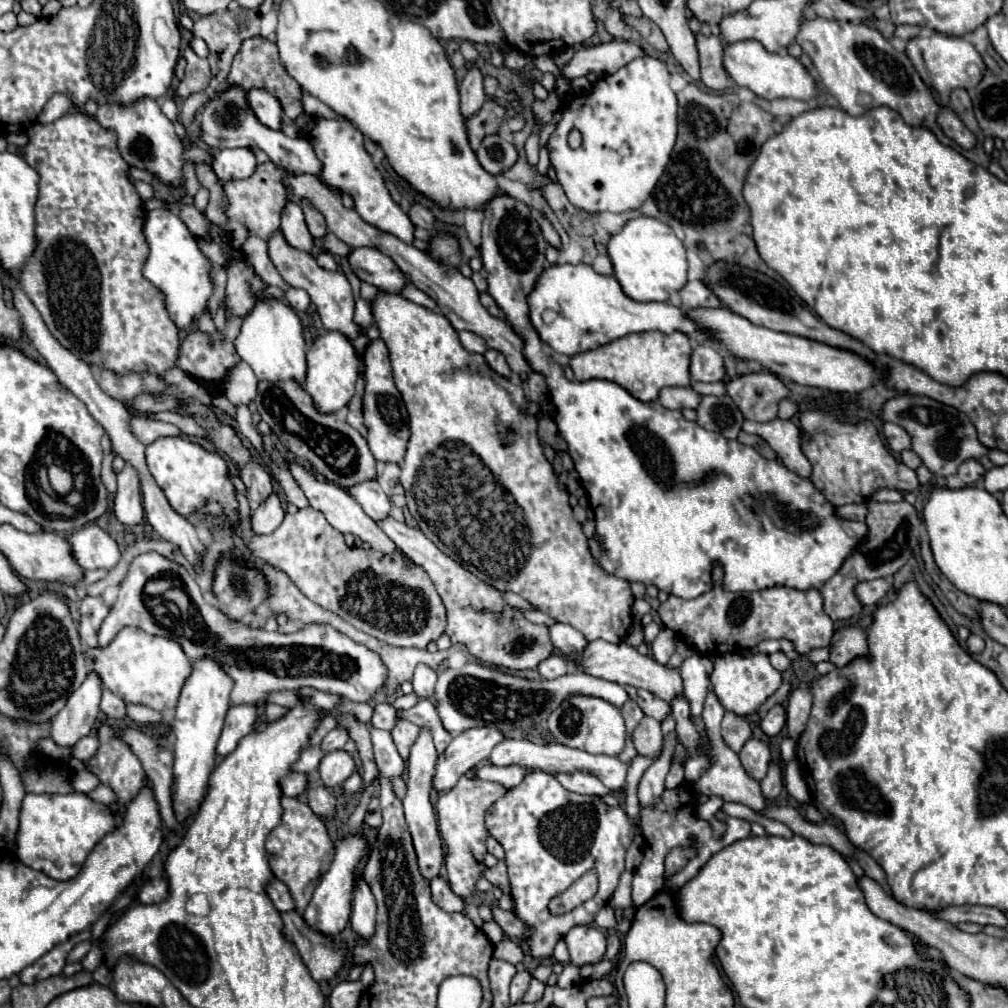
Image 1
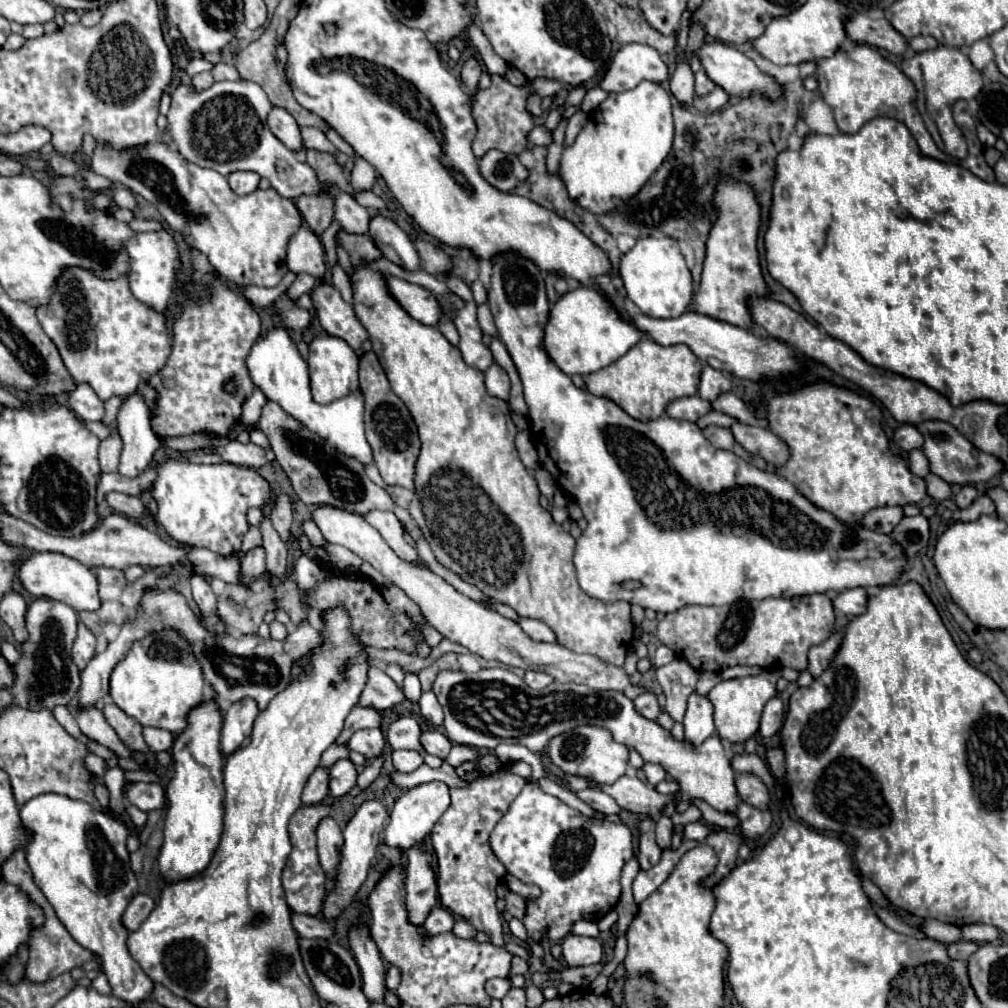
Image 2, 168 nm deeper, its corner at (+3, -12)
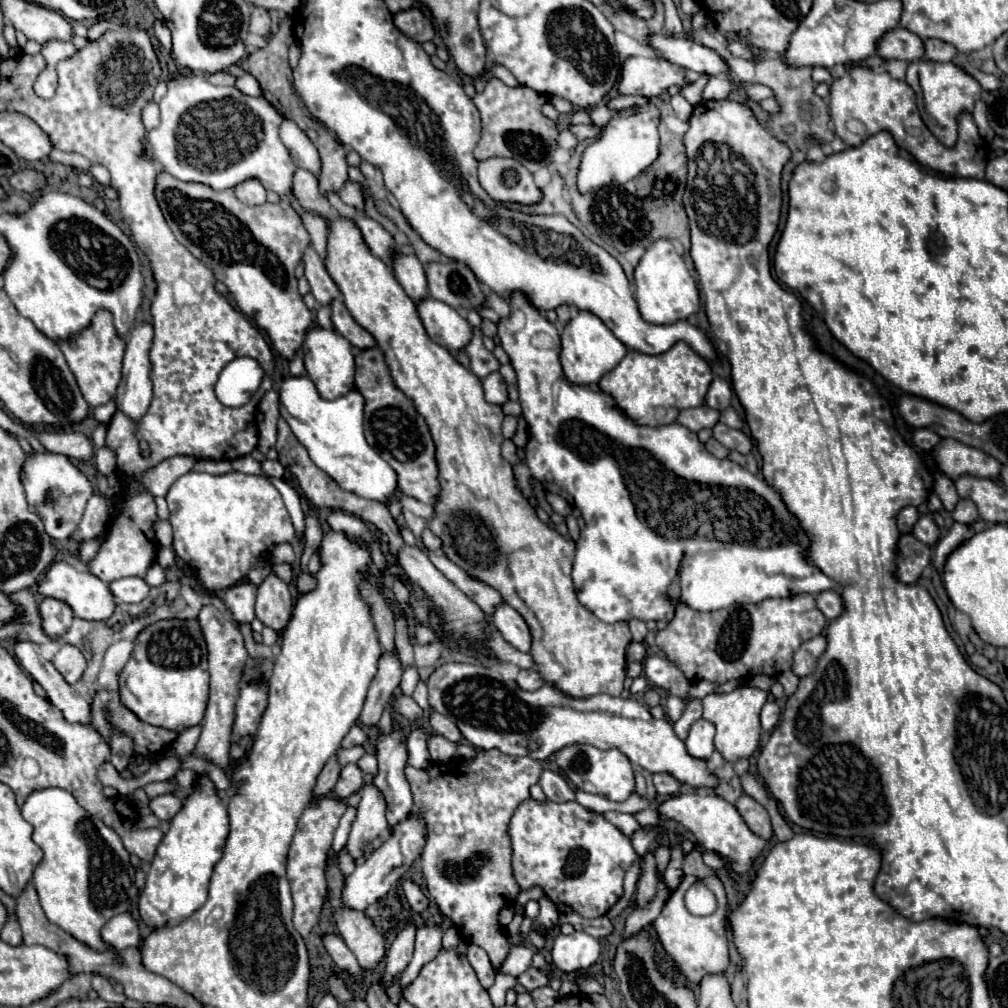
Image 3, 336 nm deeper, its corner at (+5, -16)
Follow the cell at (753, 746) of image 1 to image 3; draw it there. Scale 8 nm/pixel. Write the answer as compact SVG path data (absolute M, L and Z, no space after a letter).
M742 794L740 800L736 802L736 808L740 812L740 816L746 820L746 824L750 826L750 830L758 836L762 836L764 840L770 840L772 836L772 826L770 826L770 816L768 810L758 804L756 800L752 800L752 796Z

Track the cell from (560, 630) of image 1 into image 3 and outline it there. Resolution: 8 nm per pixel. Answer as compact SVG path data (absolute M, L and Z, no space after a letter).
M502 604L492 616L490 622L494 622L494 626L502 632L504 640L510 642L514 648L528 652L532 648L532 634L528 624L524 622L524 618L510 608L508 604Z

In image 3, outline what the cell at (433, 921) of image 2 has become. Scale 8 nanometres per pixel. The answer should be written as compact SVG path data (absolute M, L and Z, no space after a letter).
M432 924L432 926L424 926L418 930L416 934L416 948L414 948L414 956L408 964L408 968L404 970L404 976L400 976L398 984L402 988L406 988L420 972L420 968L434 960L436 954L442 950L442 936L444 936L444 930L438 926L438 924Z

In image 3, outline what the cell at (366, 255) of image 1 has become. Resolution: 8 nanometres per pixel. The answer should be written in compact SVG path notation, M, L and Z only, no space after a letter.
M426 296L416 302L416 310L428 336L446 350L456 352L470 342L470 324L458 310L448 308L448 304Z

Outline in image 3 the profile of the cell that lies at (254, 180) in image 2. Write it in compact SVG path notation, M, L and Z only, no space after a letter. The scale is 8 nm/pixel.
M254 178L252 180L244 180L244 184L238 184L234 188L234 192L236 192L236 198L240 202L250 204L250 206L266 202L266 190L264 190L264 186L258 180L254 180Z

